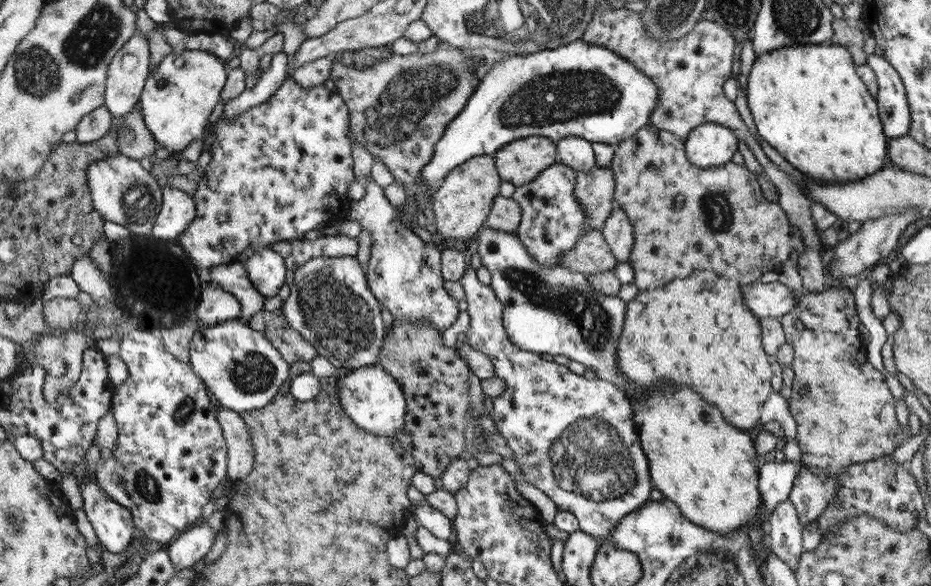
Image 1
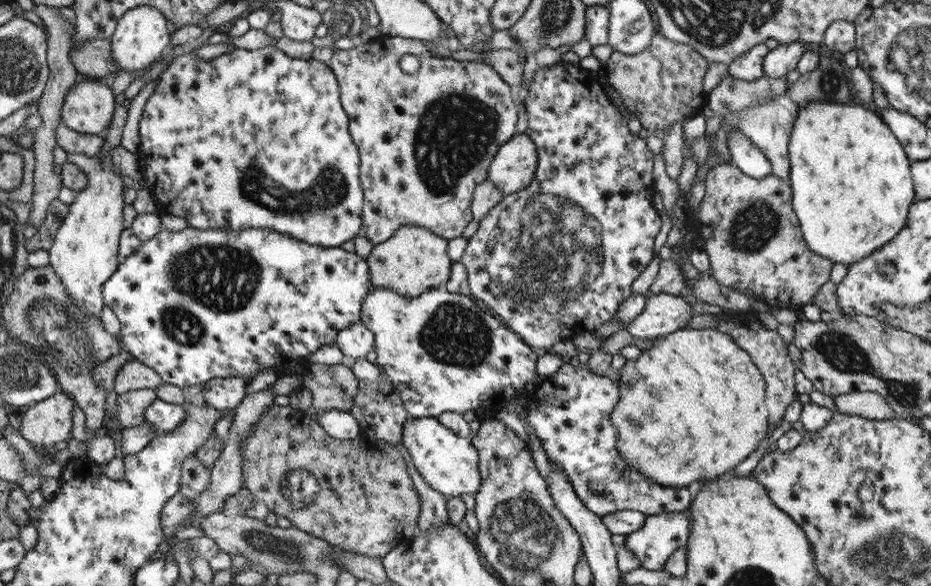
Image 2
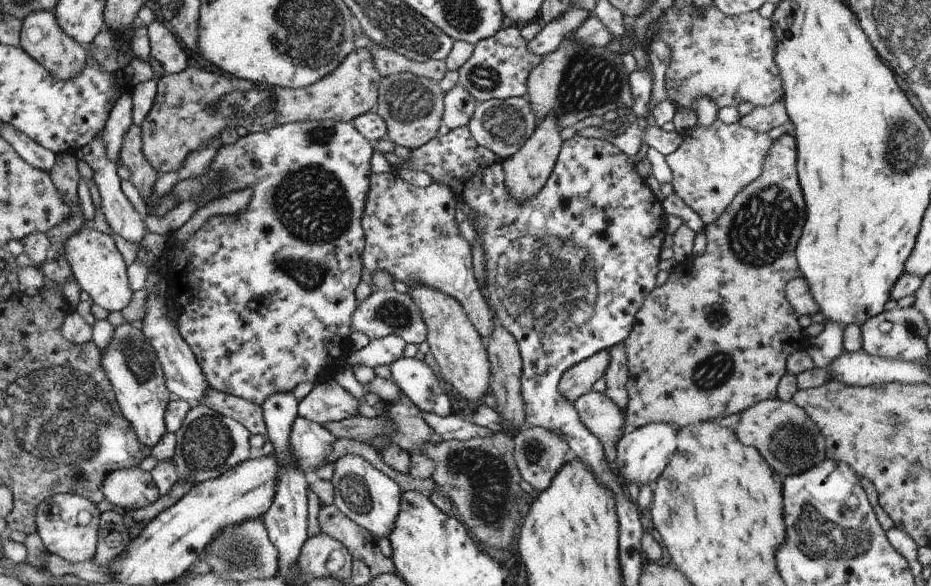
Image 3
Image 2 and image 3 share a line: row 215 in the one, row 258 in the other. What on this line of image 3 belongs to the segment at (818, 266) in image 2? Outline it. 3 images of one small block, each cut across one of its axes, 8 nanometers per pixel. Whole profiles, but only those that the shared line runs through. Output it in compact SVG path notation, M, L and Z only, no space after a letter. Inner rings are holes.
M783 134L774 141L772 148L768 150L762 166L762 174L745 186L730 202L730 206L712 223L704 226L704 234L708 239L704 254L696 256L692 261L692 268L676 268L674 274L663 285L657 285L644 299L640 310L636 313L636 320L628 338L623 340L627 356L628 380L626 383L628 393L628 404L626 404L625 416L628 429L635 429L646 426L650 423L663 422L672 424L674 428L681 429L689 424L724 418L732 414L741 413L743 410L758 404L758 402L777 398L778 383L782 376L787 373L787 358L790 352L794 352L796 344L803 347L807 343L807 336L798 322L799 315L786 298L786 284L794 278L802 277L798 268L796 258L796 246L802 236L802 229L806 224L806 204L802 196L797 173L797 150L794 137Z

